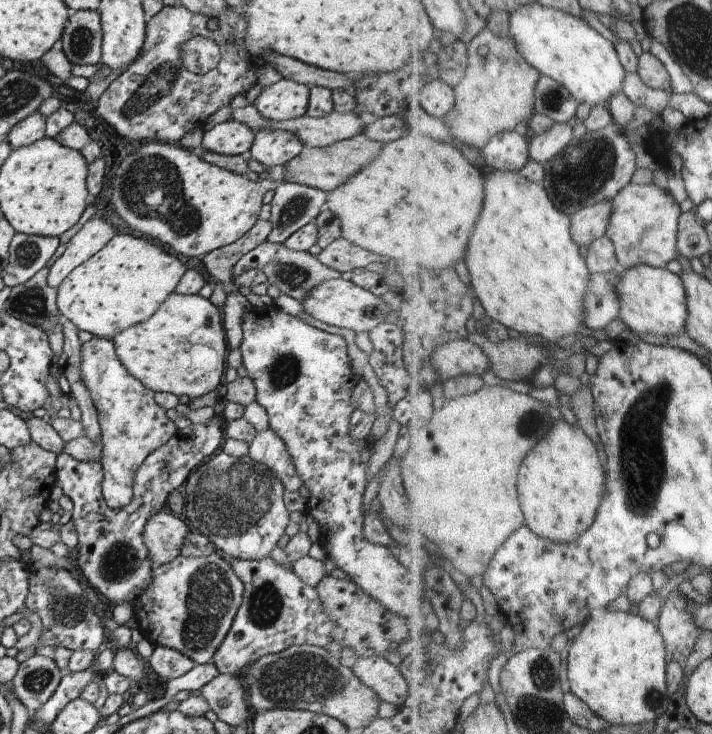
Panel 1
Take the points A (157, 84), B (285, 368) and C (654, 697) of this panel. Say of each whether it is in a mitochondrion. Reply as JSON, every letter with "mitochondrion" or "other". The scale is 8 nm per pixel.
{"A":"mitochondrion","B":"mitochondrion","C":"mitochondrion"}

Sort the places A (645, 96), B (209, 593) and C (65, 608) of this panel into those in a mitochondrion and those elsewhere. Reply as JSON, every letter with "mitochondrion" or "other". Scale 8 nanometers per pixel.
{"A":"other","B":"mitochondrion","C":"mitochondrion"}

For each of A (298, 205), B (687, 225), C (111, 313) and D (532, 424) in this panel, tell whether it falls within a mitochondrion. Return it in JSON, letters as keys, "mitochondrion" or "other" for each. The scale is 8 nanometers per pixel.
{"A":"mitochondrion","B":"other","C":"other","D":"mitochondrion"}

